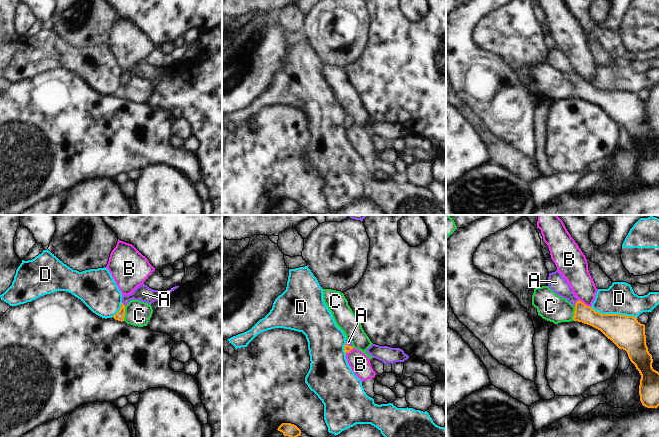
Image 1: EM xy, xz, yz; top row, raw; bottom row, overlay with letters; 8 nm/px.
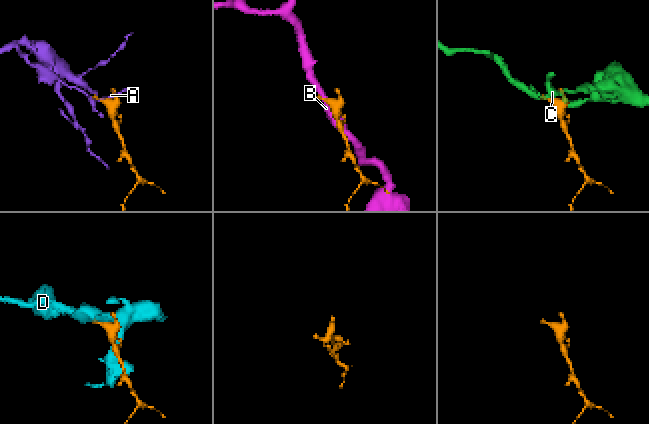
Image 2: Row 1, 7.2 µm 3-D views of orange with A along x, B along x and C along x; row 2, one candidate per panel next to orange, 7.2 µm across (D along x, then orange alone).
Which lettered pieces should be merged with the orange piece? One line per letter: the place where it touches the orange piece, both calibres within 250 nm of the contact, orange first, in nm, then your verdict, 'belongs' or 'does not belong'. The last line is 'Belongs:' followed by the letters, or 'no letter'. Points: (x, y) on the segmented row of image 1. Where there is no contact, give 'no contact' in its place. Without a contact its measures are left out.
A: meets orange in yz at (576, 302); 140 nm thick on the orange side, 140 nm on the other; belongs
B: meets orange in yz at (584, 304); 170 nm thick on the orange side, 190 nm on the other; does not belong
C: meets orange in xy at (124, 313); 70 nm thick on the orange side, 200 nm on the other; does not belong
D: meets orange in yz at (613, 314); 260 nm thick on the orange side, 240 nm on the other; does not belong
Belongs: A

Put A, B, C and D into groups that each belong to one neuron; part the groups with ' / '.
A / B / C / D

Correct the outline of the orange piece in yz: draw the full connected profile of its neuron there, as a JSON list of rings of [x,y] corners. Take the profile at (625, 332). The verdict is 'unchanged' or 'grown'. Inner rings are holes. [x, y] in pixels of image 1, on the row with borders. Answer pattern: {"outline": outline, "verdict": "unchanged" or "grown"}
{"outline": [[[558,270],[549,273],[548,287],[575,307],[574,321],[600,330],[619,349],[627,352],[630,361],[641,375],[639,395],[642,405],[647,408],[657,408],[659,372],[652,367],[652,355],[646,345],[645,325],[633,316],[601,314],[586,306],[575,296],[569,283]]], "verdict": "grown"}

